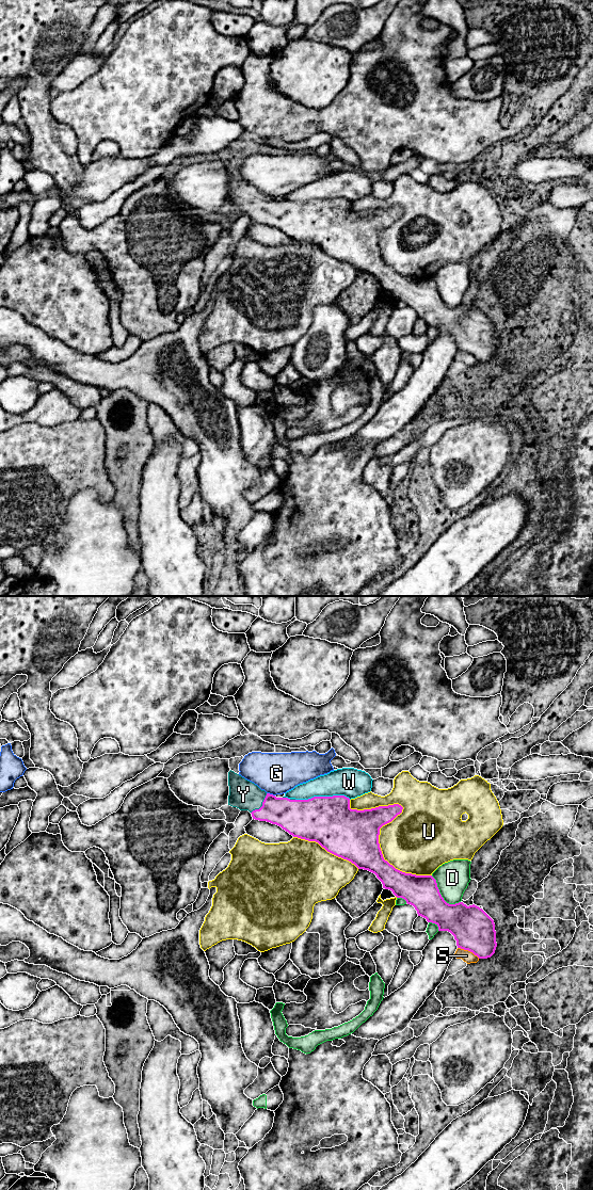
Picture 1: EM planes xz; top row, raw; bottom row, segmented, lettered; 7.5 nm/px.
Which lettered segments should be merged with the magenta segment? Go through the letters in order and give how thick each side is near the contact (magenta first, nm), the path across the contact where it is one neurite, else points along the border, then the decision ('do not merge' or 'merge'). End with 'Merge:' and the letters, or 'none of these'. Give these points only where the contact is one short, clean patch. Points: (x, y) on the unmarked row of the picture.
D: calibres 260 and 260 nm; do not merge
G: calibres 260 and 320 nm; do not merge
S: calibres 320 and 90 nm; do not merge
U: calibres 380 and 460 nm; do not merge
W: calibres 360 and 220 nm; do not merge
Y: calibres 260 and 220 nm; way xz (293, 219), (262, 208), (243, 197); merge
Merge: Y

